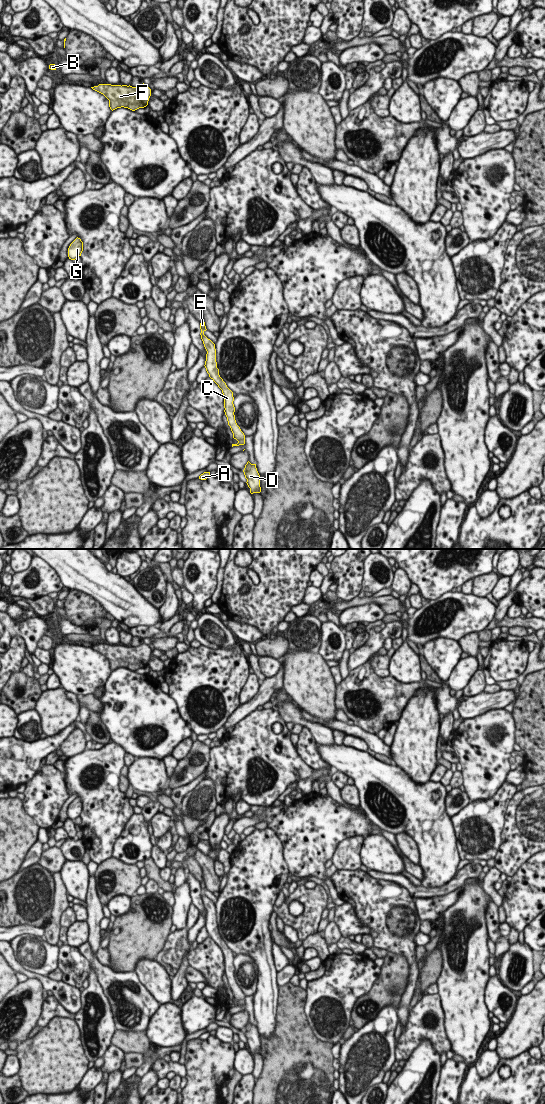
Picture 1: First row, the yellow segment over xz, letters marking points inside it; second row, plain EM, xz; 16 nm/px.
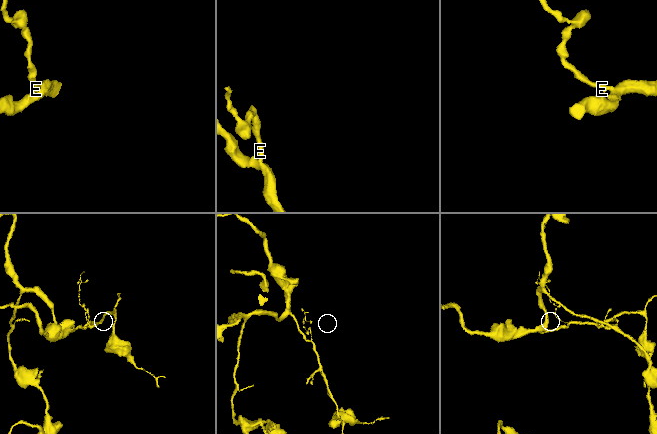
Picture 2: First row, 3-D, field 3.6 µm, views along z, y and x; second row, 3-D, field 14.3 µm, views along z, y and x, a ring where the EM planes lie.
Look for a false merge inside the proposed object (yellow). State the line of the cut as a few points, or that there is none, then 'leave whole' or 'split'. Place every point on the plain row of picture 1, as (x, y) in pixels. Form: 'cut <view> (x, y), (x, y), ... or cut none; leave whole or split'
cut none; leave whole

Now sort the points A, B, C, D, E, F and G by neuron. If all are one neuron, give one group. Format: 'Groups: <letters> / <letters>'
Groups: A B C D E F G

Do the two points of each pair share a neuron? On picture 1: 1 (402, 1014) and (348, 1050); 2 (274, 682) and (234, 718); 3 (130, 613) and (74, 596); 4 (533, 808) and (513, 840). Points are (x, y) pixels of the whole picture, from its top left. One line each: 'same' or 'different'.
1: different
2: same
3: different
4: same

